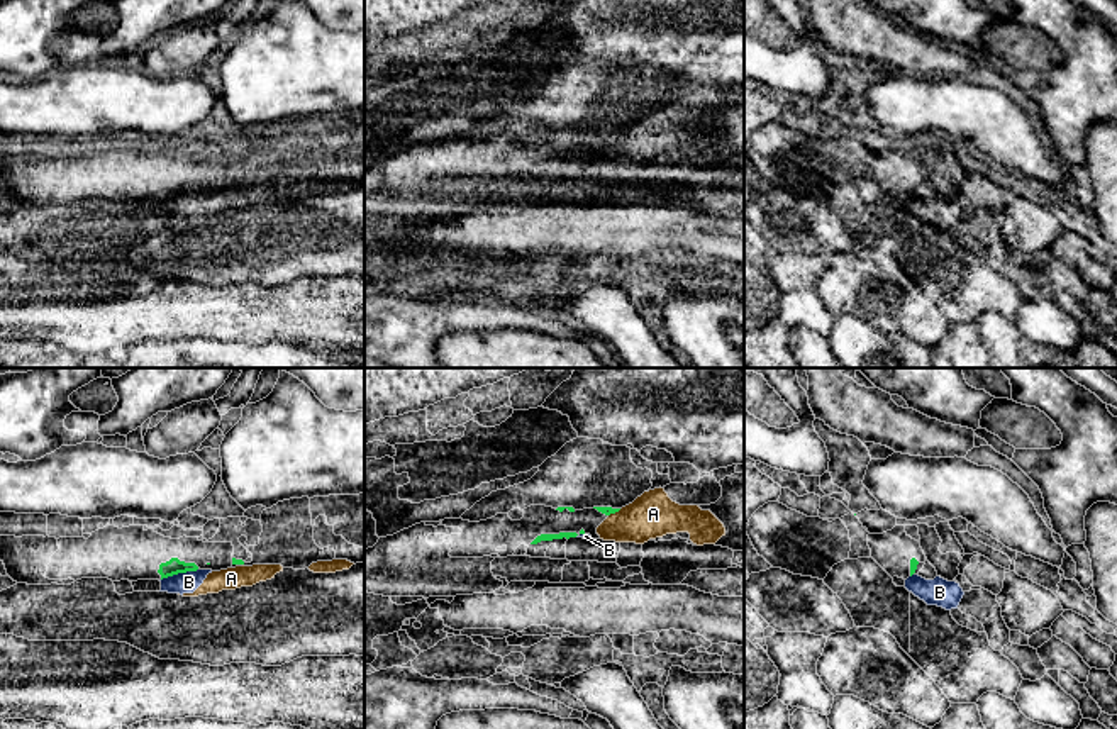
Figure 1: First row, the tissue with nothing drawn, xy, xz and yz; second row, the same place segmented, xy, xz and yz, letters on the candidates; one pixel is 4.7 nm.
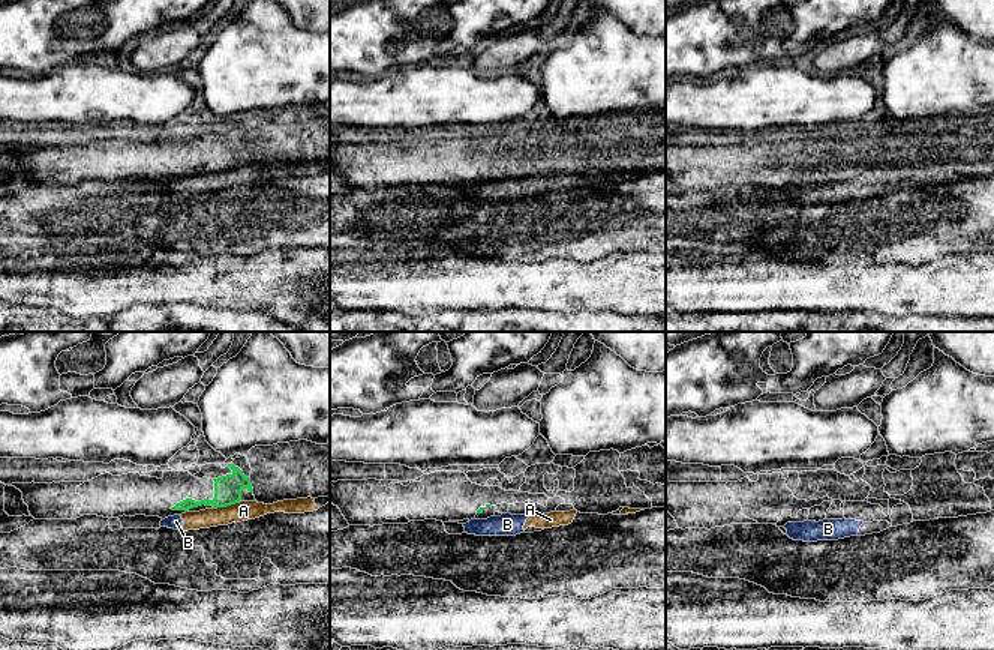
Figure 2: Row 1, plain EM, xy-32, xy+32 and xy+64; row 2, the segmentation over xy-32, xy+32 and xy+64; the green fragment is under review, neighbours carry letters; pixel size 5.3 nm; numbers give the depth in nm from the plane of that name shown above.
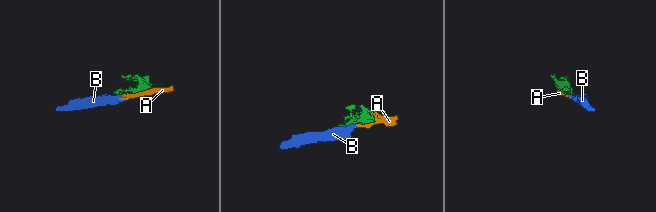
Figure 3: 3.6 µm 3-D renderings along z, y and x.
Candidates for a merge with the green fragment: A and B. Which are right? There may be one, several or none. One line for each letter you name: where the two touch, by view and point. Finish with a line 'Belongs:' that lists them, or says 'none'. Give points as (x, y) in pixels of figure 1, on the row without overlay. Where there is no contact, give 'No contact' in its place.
Belongs: none

